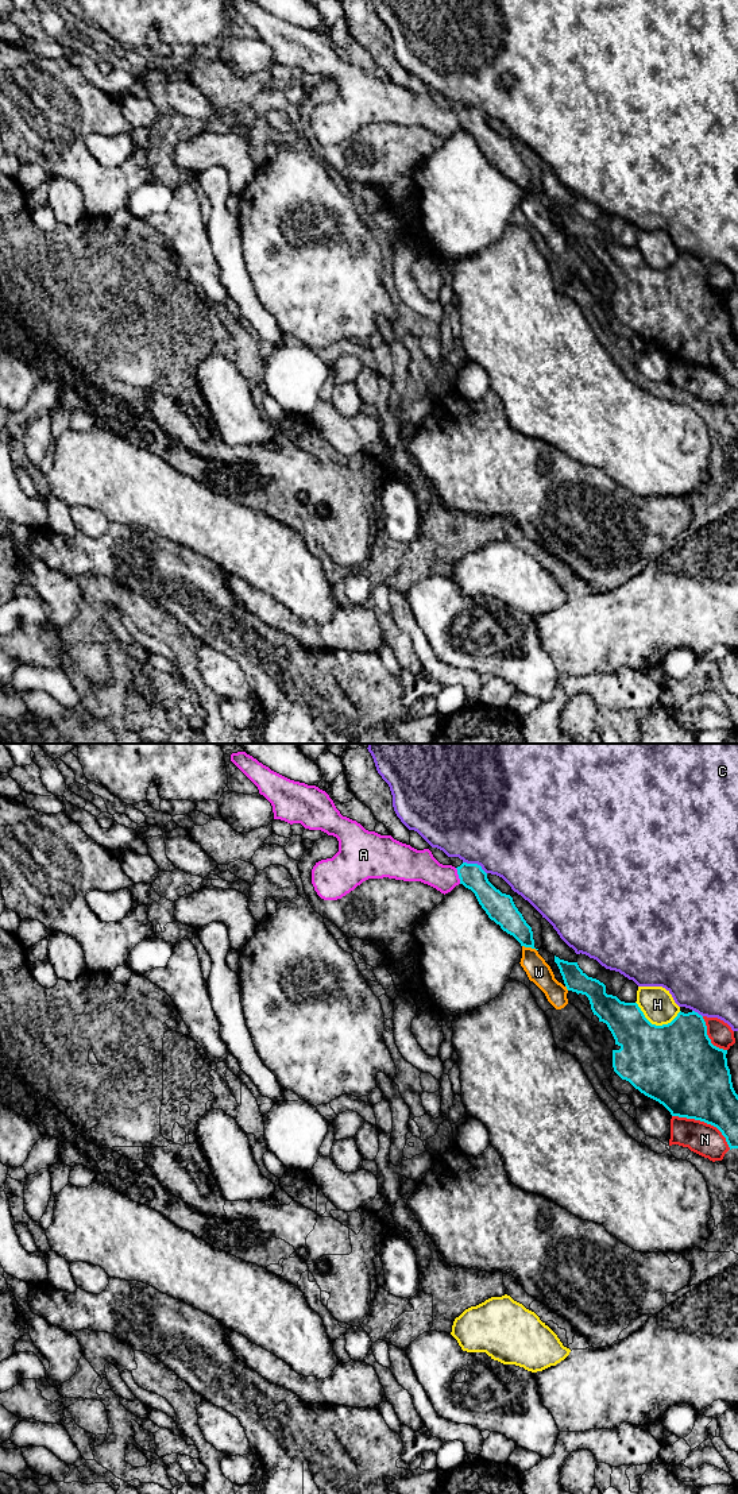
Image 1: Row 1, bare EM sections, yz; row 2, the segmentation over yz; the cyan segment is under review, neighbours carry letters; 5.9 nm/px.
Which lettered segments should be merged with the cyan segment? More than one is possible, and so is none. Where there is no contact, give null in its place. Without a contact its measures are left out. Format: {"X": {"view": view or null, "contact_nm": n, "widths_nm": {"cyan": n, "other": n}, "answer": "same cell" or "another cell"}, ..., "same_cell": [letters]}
{"A": {"view": "yz", "contact_nm": 100, "widths_nm": {"cyan": 150, "other": 190}, "answer": "same cell"}, "C": {"view": "yz", "contact_nm": 160, "widths_nm": {"cyan": 150, "other": 500}, "answer": "another cell"}, "H": {"view": "yz", "contact_nm": 280, "widths_nm": {"cyan": 460, "other": 200}, "answer": "another cell"}, "N": {"view": "yz", "contact_nm": 400, "widths_nm": {"cyan": 440, "other": 190}, "answer": "another cell"}, "W": {"view": "yz", "contact_nm": 90, "widths_nm": {"cyan": 150, "other": 140}, "answer": "another cell"}, "same_cell": ["A"]}

